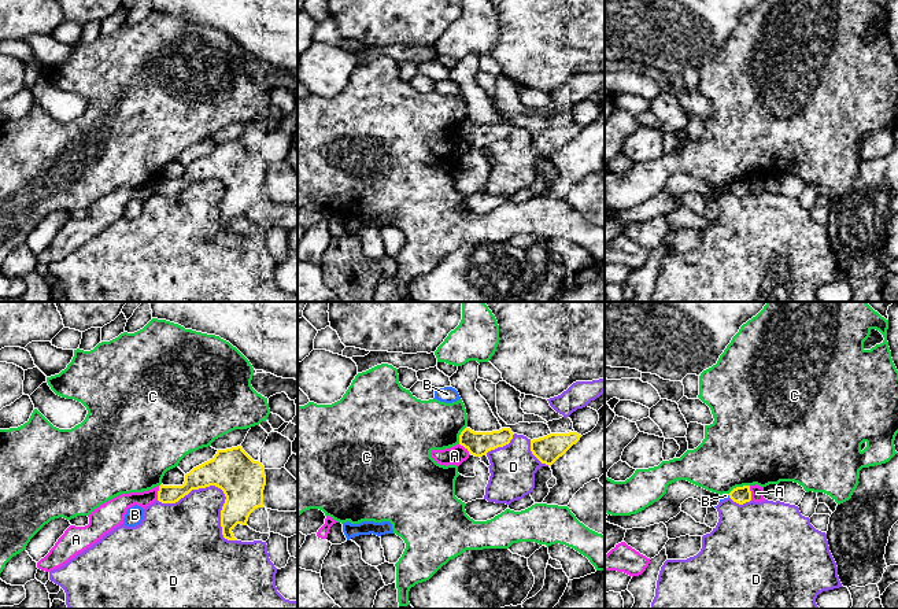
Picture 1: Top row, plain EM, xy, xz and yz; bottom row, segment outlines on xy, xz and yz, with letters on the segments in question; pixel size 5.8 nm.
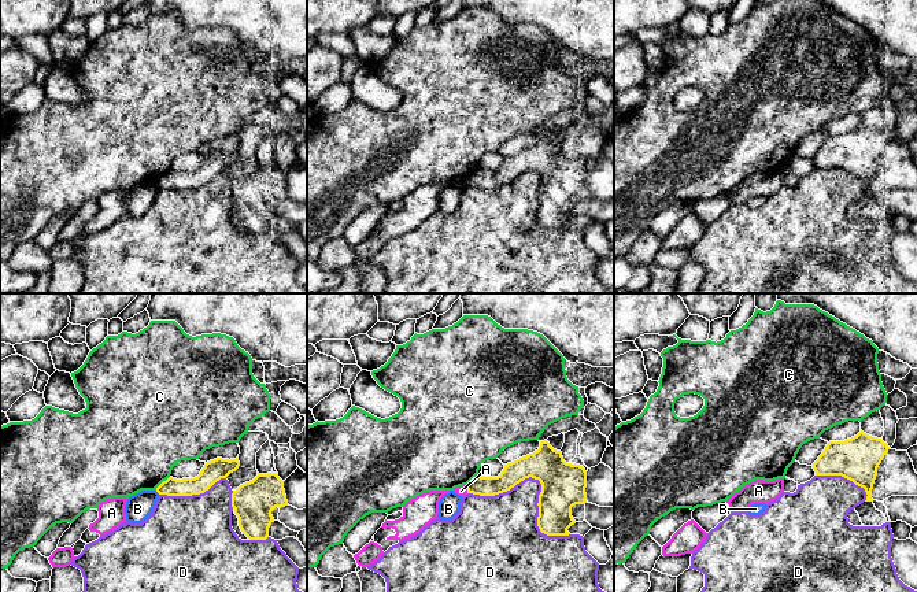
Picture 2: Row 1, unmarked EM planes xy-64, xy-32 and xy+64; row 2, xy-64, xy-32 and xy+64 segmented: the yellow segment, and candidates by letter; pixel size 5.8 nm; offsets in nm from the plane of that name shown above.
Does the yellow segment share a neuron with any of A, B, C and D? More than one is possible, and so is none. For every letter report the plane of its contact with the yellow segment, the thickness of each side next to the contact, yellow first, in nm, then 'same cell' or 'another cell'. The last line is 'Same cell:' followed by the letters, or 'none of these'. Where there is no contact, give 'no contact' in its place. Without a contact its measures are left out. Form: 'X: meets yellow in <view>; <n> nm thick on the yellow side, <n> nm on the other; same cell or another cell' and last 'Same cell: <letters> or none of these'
A: meets yellow in xy; 120 nm thick on the yellow side, 120 nm on the other; another cell
B: meets yellow in yz; 100 nm thick on the yellow side, 30 nm on the other; another cell
C: meets yellow in yz; 100 nm thick on the yellow side, 460 nm on the other; another cell
D: meets yellow in xy; 260 nm thick on the yellow side, 300 nm on the other; another cell
Same cell: none of these

